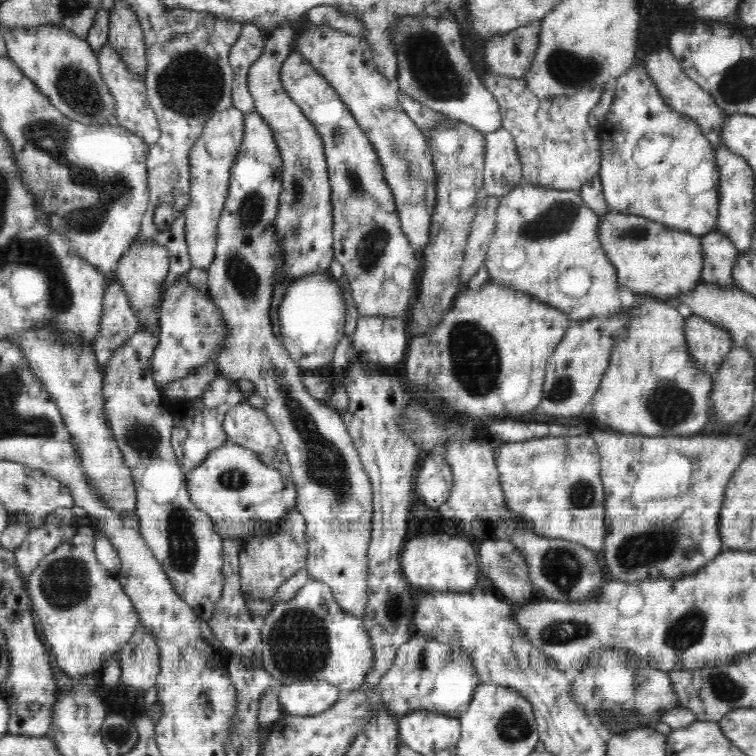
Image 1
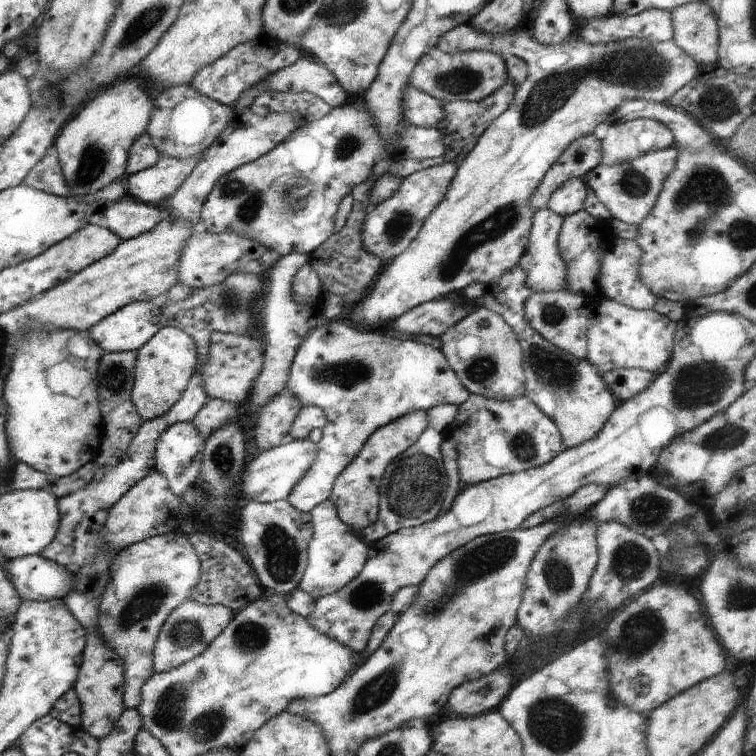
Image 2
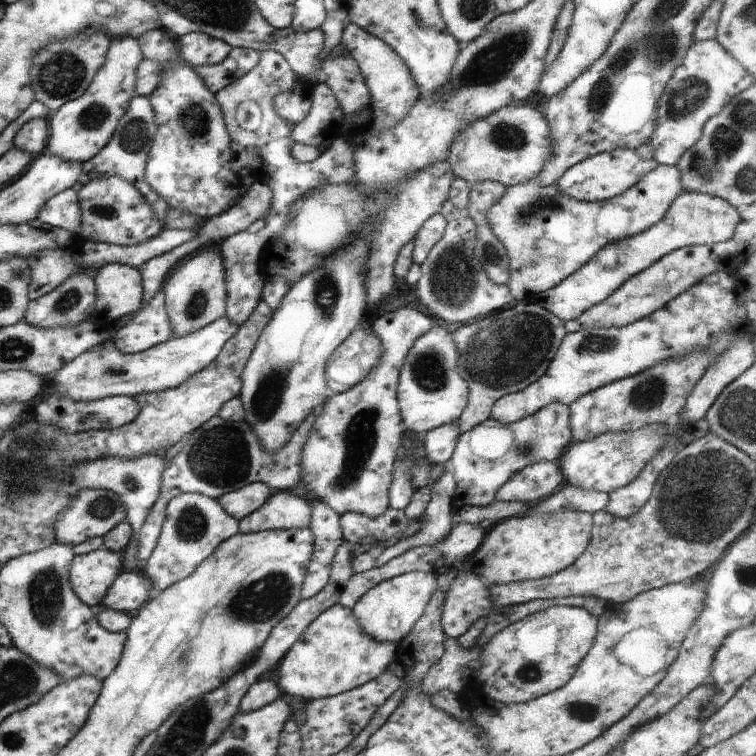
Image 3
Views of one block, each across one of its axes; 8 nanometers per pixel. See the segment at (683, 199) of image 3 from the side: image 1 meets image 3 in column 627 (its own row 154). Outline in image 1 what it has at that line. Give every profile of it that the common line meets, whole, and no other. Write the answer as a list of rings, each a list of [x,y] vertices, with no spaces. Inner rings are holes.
[[[254,112],[246,114],[244,116],[244,138],[242,138],[242,144],[240,145],[240,152],[236,157],[234,166],[231,168],[230,182],[228,186],[228,196],[226,196],[226,202],[224,202],[224,208],[220,216],[218,224],[218,238],[215,248],[214,260],[212,264],[206,269],[208,275],[208,288],[207,292],[211,295],[211,299],[215,302],[216,308],[220,311],[221,317],[226,323],[226,338],[222,344],[222,348],[218,351],[216,358],[217,369],[219,370],[220,376],[231,379],[232,382],[237,382],[239,379],[248,381],[254,384],[256,387],[256,394],[262,396],[265,399],[265,407],[263,408],[271,423],[276,427],[278,434],[280,435],[280,441],[284,445],[284,452],[288,458],[288,463],[291,467],[292,481],[296,485],[296,508],[298,512],[305,518],[305,537],[307,540],[307,559],[306,559],[306,570],[309,574],[309,578],[312,580],[322,581],[326,583],[334,593],[336,603],[344,610],[345,614],[352,614],[357,617],[362,617],[366,613],[367,602],[368,602],[368,557],[367,552],[371,541],[371,526],[373,519],[373,488],[362,465],[362,460],[354,446],[353,440],[347,431],[347,426],[343,423],[343,418],[339,415],[338,411],[331,407],[327,401],[315,400],[310,396],[308,390],[302,382],[302,370],[300,365],[289,356],[289,353],[285,350],[283,343],[274,334],[272,329],[272,319],[270,319],[270,302],[272,300],[272,294],[274,294],[274,276],[276,276],[276,270],[282,266],[284,262],[284,251],[280,249],[280,243],[276,239],[276,227],[275,220],[276,214],[278,214],[278,202],[280,202],[280,192],[282,192],[282,180],[280,178],[280,170],[282,170],[282,158],[280,158],[280,151],[276,144],[274,133],[272,128],[264,121],[264,117]]]

